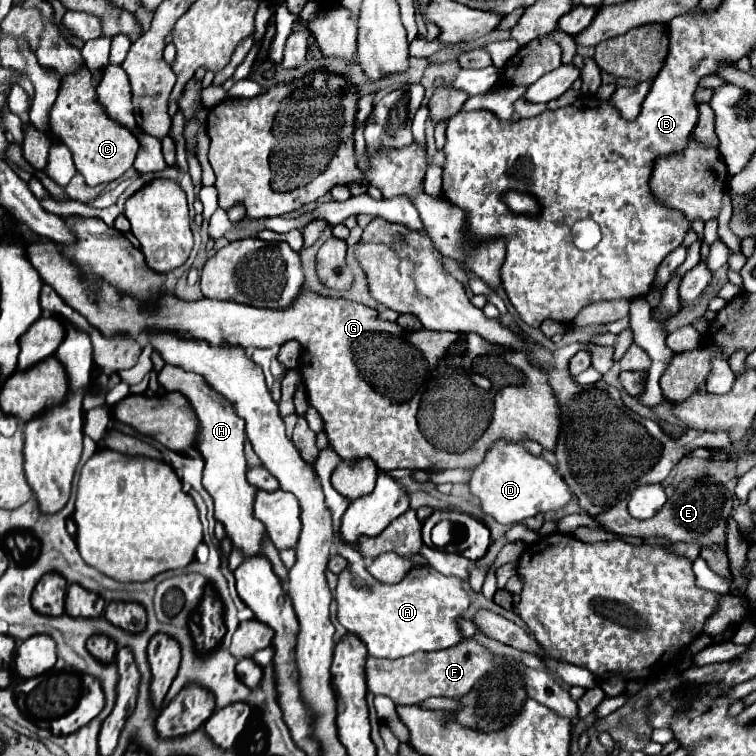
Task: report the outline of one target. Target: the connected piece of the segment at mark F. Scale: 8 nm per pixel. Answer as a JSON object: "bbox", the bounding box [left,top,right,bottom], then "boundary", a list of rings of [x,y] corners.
{"bbox":[366,638,494,704],"boundary":[[[464,638],[460,644],[422,654],[414,652],[404,658],[384,660],[384,658],[366,658],[366,688],[372,694],[384,694],[394,702],[402,704],[420,704],[430,696],[446,696],[446,698],[462,698],[468,694],[474,684],[490,674],[494,668],[494,654],[484,648],[480,642]]]}

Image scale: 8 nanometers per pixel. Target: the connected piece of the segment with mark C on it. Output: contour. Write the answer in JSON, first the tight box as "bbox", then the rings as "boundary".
{"bbox":[50,68,138,186],"boundary":[[[88,68],[70,78],[64,78],[54,108],[50,110],[50,136],[70,148],[76,170],[84,176],[88,186],[118,180],[126,170],[132,168],[138,152],[136,136],[130,130],[116,126],[116,122],[110,122],[110,118],[106,118],[106,112],[98,108],[96,86],[100,78],[102,74],[92,78]]]}

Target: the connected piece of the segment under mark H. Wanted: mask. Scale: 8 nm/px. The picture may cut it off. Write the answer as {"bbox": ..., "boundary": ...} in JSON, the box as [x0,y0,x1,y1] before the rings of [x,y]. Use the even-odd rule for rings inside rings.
{"bbox":[158,364,266,558],"boundary":[[[166,364],[158,372],[158,384],[166,392],[180,392],[188,398],[190,406],[194,408],[200,428],[198,428],[198,452],[204,458],[204,476],[202,484],[206,492],[214,500],[214,518],[222,522],[226,536],[232,542],[234,550],[240,550],[244,558],[260,556],[262,554],[262,542],[266,538],[266,528],[260,520],[254,518],[254,494],[256,488],[248,484],[246,480],[246,460],[244,460],[244,422],[214,394],[214,388],[206,386],[206,380],[200,374],[186,372],[180,366]]]}

